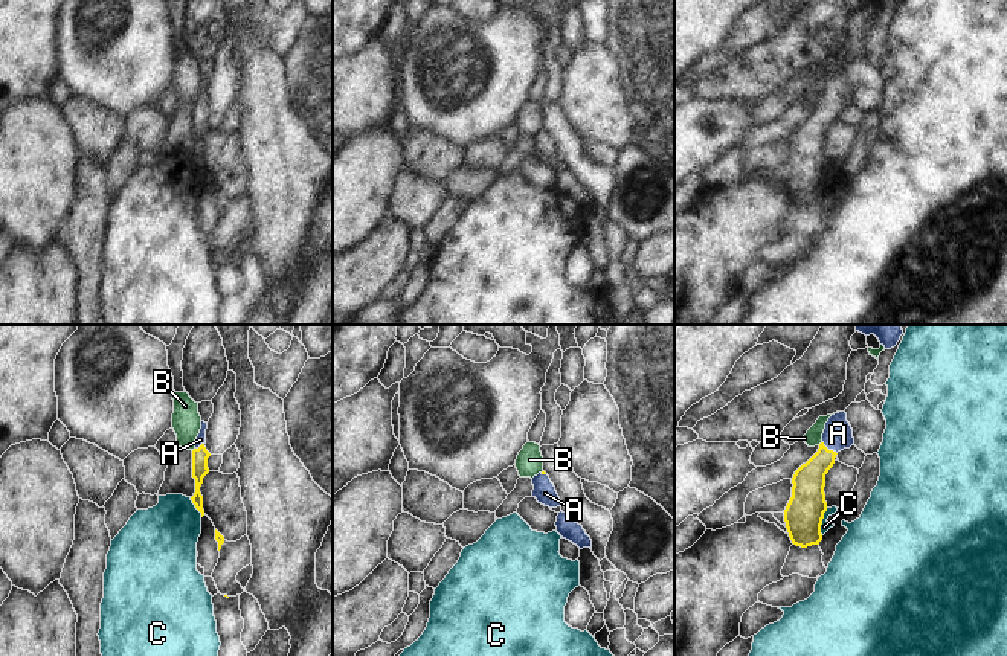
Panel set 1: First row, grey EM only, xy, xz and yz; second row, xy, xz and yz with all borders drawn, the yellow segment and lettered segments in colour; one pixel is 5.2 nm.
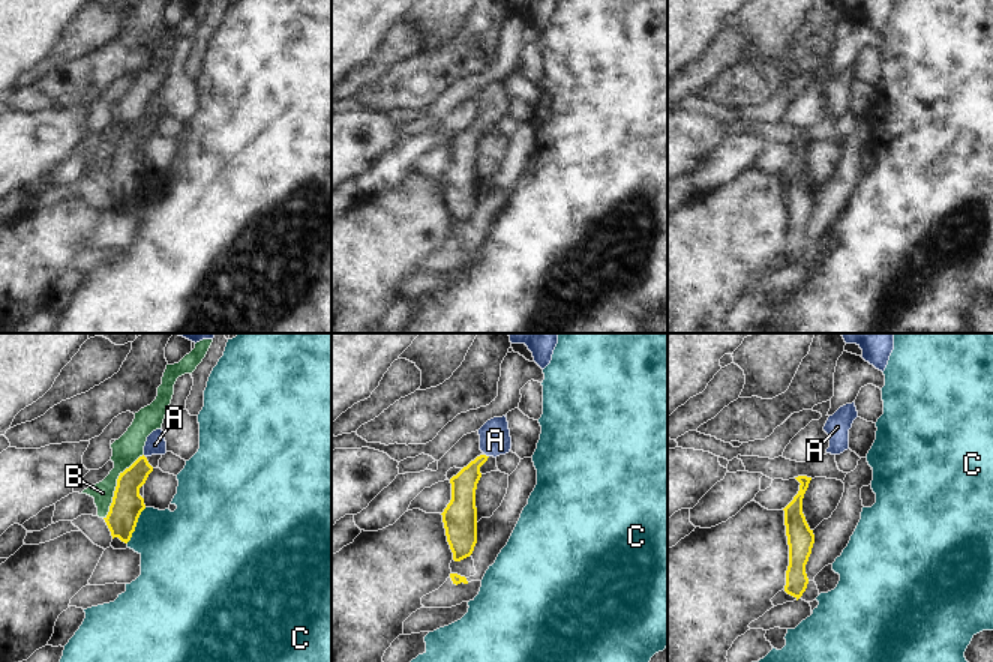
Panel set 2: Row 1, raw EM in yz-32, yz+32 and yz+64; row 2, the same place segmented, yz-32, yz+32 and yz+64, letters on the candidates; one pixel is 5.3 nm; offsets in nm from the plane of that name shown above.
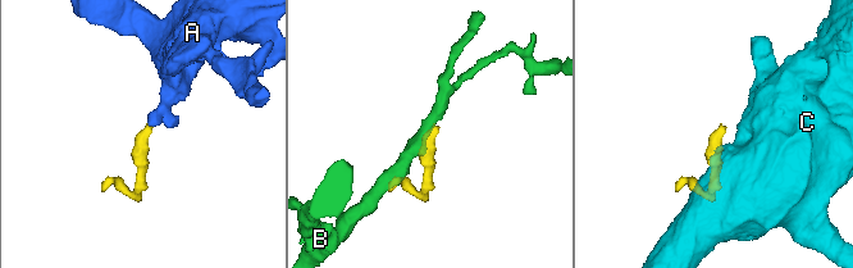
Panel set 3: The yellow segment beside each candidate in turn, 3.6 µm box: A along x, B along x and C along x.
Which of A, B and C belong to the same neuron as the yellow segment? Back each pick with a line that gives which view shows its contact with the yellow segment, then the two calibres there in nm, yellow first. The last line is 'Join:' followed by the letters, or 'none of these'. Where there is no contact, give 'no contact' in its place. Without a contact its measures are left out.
A: yz | 170/160 nm
Join: A

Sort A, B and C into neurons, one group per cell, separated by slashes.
A / B / C

